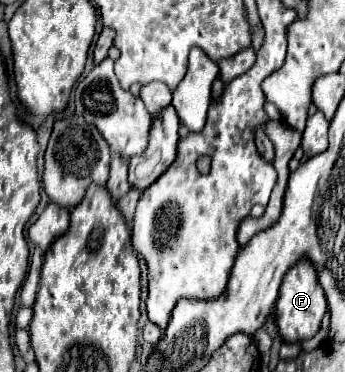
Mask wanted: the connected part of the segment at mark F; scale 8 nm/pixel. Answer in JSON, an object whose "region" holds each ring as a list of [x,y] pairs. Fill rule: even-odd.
{"region":[[[303,258],[293,268],[289,268],[289,272],[285,274],[283,284],[281,284],[281,294],[275,304],[275,322],[279,322],[277,324],[279,334],[283,336],[285,342],[309,340],[317,334],[325,312],[327,312],[327,300],[325,300],[323,288],[317,282],[317,272],[315,272],[313,264],[307,258]]]}

